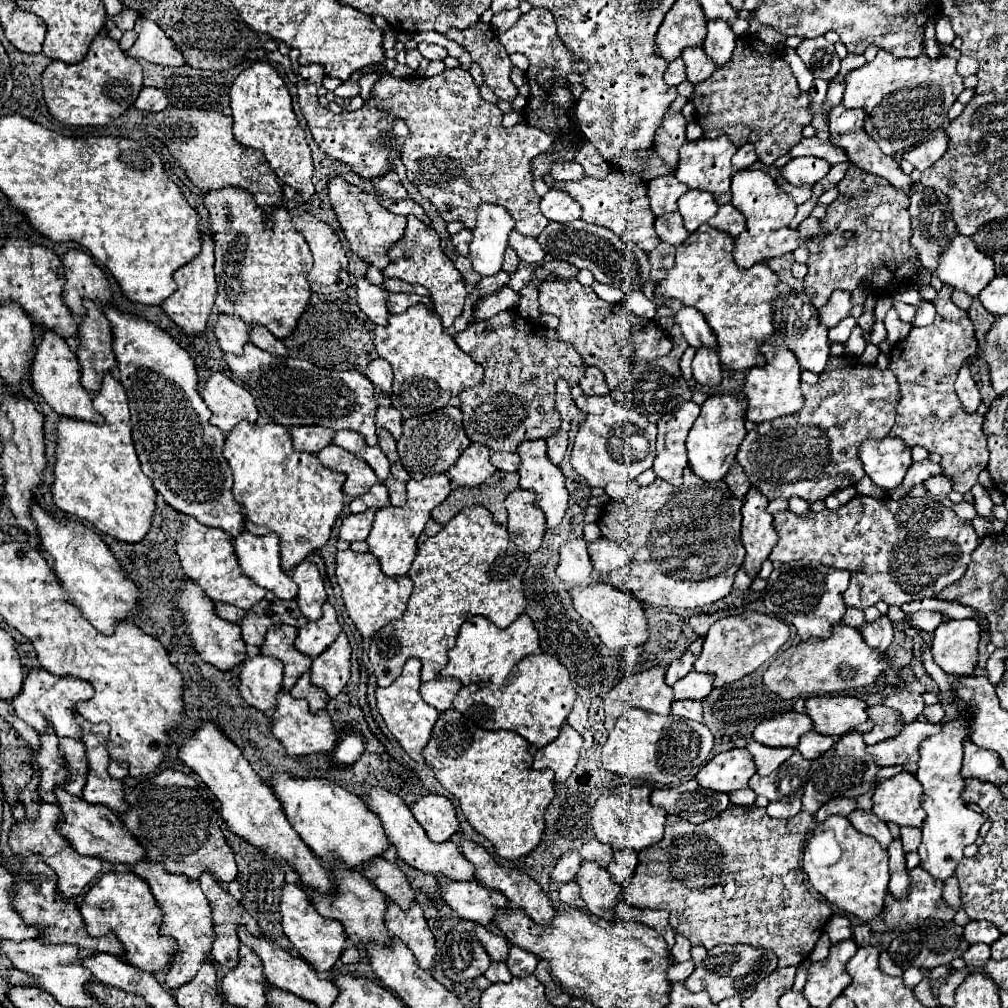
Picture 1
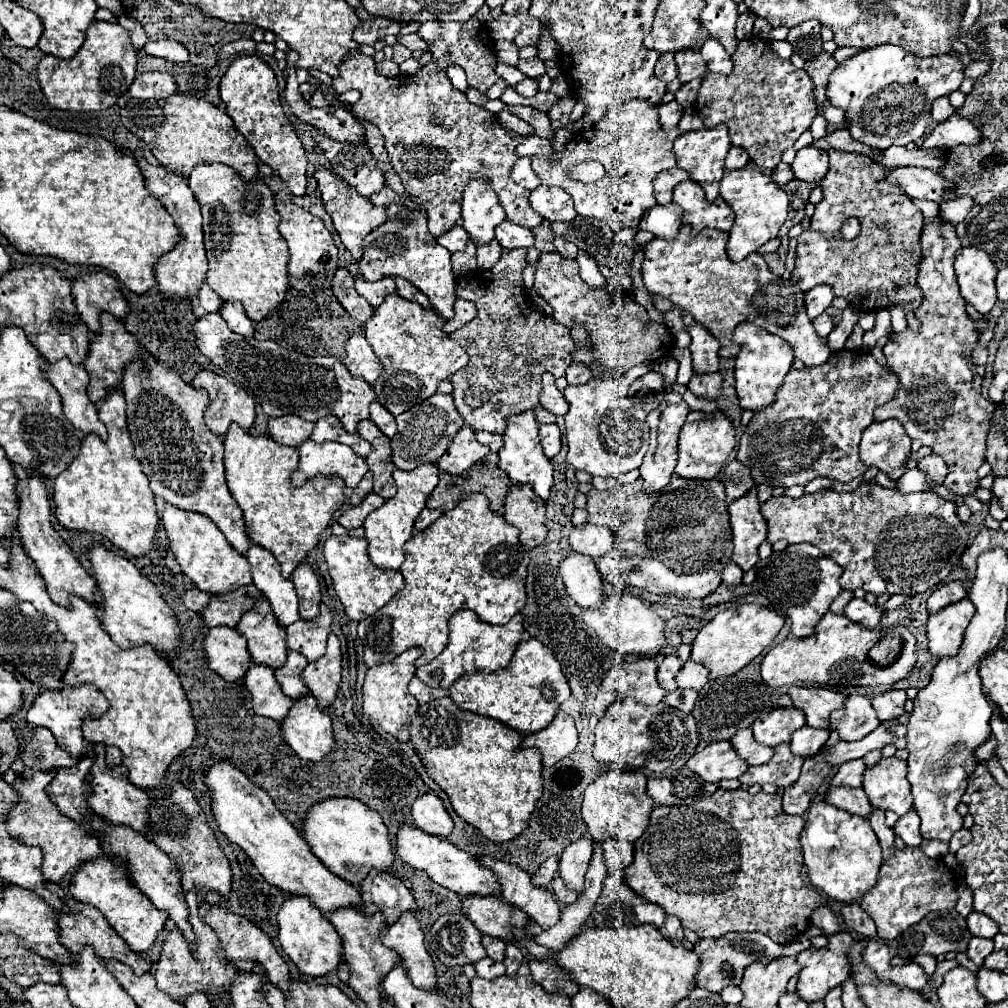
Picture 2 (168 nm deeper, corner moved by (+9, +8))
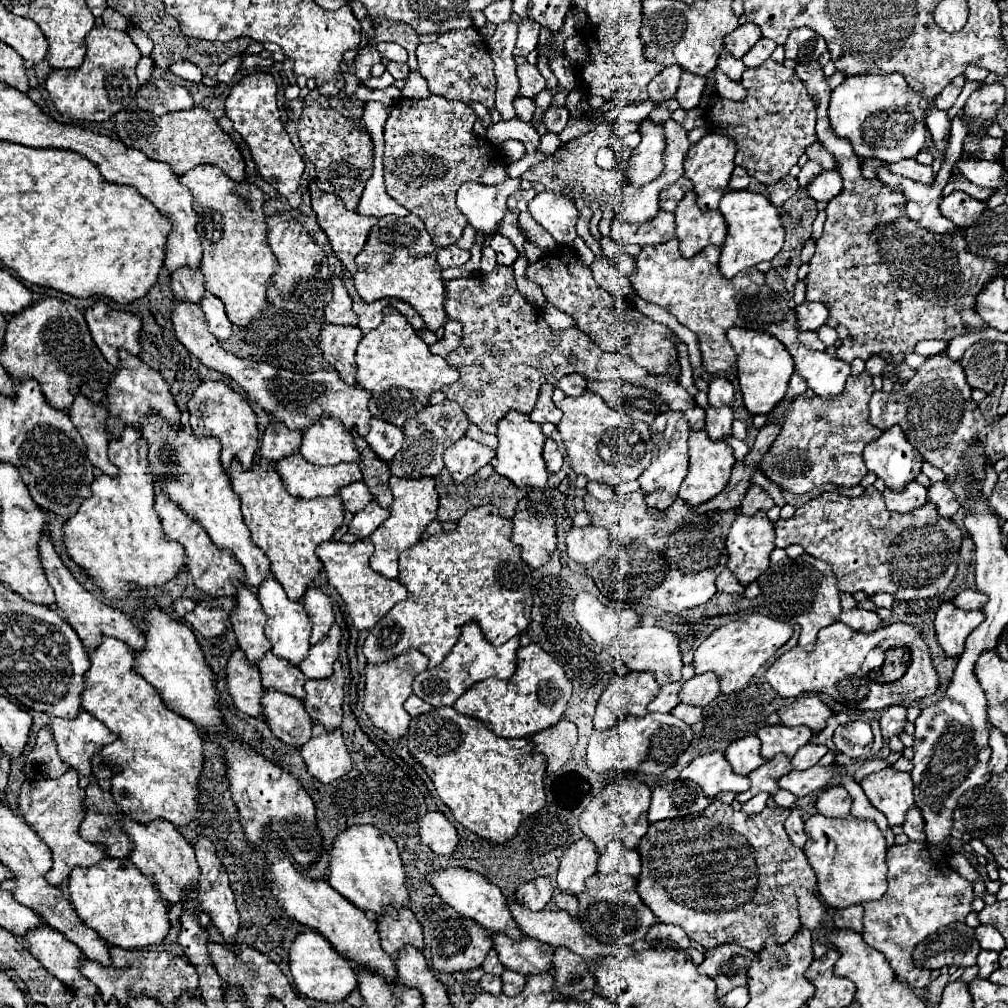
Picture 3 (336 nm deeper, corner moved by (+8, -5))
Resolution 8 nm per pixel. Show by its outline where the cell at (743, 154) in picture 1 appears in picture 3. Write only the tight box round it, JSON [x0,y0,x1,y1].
[727,166,749,190]

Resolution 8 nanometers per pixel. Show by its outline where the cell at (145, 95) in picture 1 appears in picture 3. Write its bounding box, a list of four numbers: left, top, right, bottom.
[137,80,195,116]

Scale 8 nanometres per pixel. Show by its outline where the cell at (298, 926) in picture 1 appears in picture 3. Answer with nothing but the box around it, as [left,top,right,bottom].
[289,930,357,1002]

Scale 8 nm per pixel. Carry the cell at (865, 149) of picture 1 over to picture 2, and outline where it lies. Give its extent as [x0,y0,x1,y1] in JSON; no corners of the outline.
[886,167,952,203]

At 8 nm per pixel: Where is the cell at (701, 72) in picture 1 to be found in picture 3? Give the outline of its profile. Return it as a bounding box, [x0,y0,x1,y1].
[675,72,705,110]

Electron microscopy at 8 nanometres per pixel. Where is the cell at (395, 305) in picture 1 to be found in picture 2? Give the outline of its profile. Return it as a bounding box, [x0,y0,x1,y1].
[356,277,396,307]

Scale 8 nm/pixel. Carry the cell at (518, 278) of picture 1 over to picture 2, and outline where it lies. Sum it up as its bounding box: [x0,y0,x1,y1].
[450,249,574,433]

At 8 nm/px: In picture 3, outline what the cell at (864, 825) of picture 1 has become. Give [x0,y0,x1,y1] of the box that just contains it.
[815,786,851,818]

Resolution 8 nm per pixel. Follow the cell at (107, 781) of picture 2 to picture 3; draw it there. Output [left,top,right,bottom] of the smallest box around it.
[123,816,199,904]

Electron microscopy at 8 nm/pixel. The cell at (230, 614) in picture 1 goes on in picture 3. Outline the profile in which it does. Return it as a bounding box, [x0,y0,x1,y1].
[173,598,195,616]

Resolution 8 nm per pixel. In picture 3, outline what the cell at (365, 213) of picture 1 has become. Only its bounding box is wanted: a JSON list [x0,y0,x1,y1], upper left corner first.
[309,182,377,274]

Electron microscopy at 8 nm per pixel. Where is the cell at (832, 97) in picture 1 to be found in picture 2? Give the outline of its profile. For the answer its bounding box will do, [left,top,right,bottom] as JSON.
[810,113,828,137]

